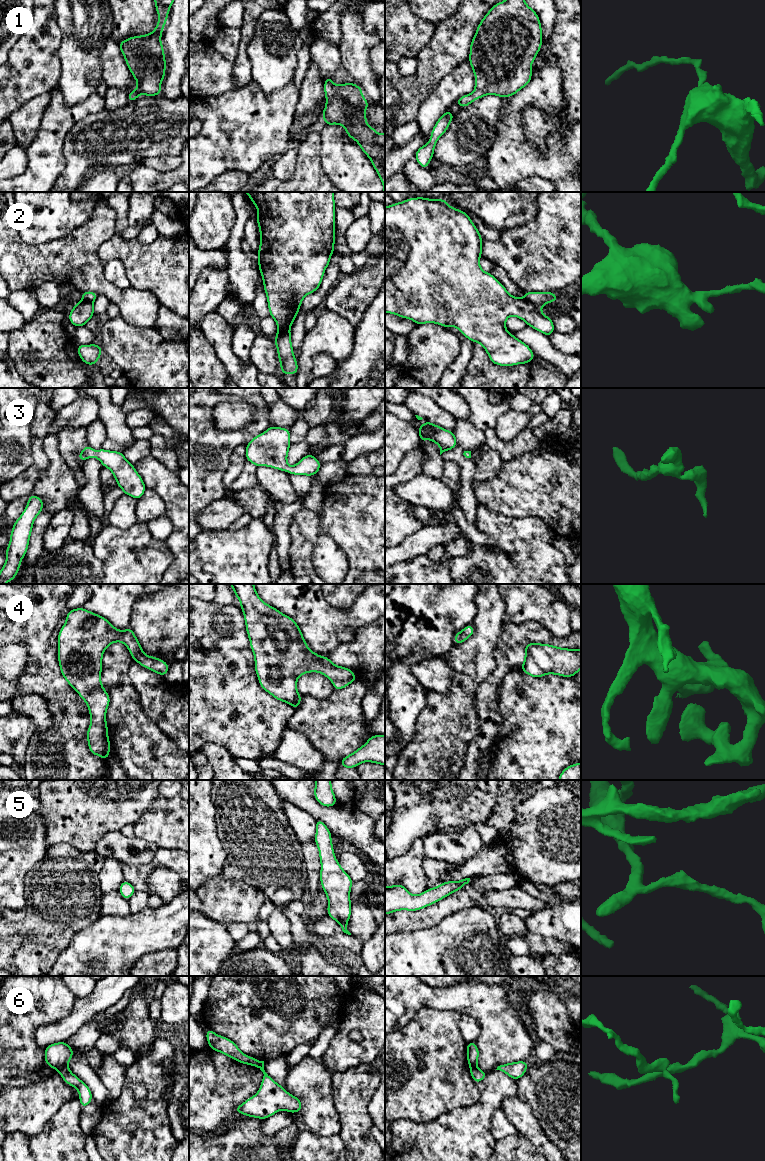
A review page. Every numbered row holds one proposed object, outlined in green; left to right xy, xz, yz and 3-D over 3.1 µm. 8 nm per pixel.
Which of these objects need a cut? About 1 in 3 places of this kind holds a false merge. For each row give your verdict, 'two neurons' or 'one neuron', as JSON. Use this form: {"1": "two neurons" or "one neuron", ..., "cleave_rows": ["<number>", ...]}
{"1": "one neuron", "2": "two neurons", "3": "one neuron", "4": "one neuron", "5": "one neuron", "6": "two neurons", "cleave_rows": ["2", "6"]}

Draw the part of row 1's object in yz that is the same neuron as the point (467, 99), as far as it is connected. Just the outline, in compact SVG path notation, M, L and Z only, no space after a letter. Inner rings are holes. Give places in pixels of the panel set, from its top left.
M504 0L491 7L476 29L468 58L475 74L472 94L460 97L455 103L464 108L476 99L496 95L503 99L515 95L532 78L532 63L541 50L542 28L537 13L525 0Z

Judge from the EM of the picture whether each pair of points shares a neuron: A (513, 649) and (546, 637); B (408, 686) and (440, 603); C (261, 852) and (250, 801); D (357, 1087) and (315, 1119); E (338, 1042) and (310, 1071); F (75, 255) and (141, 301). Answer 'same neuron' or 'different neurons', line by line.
A: same neuron
B: same neuron
C: same neuron
D: different neurons
E: different neurons
F: same neuron

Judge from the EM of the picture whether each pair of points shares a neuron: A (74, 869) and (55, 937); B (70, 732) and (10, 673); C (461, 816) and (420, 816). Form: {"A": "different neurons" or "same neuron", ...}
{"A": "same neuron", "B": "different neurons", "C": "same neuron"}

